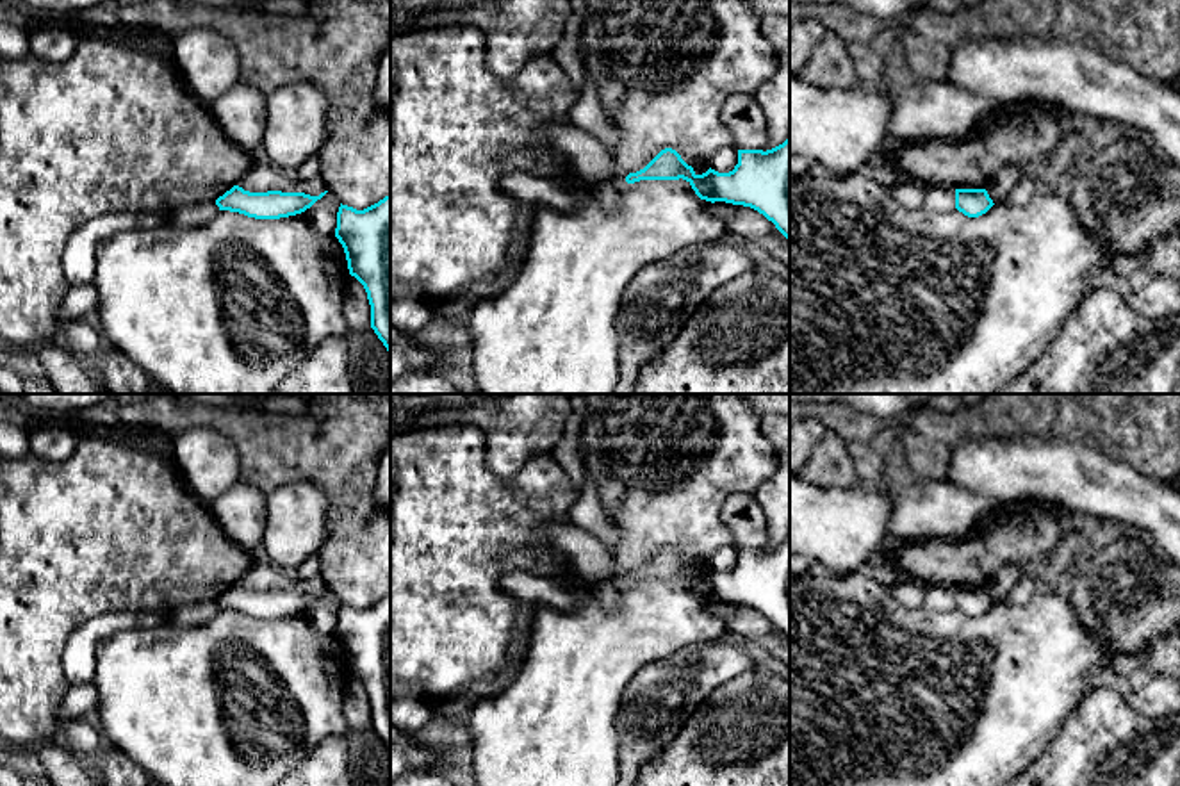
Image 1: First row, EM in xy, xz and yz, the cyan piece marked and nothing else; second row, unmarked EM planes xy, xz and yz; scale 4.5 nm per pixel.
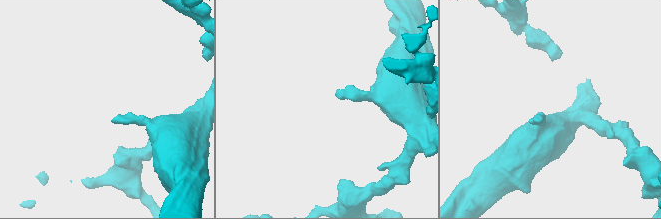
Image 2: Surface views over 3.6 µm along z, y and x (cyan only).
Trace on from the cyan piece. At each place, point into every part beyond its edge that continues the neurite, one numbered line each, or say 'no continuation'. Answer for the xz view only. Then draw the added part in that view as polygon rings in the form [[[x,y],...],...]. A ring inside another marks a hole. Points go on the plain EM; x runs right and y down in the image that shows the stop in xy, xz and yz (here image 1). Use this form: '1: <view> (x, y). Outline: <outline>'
no continuation

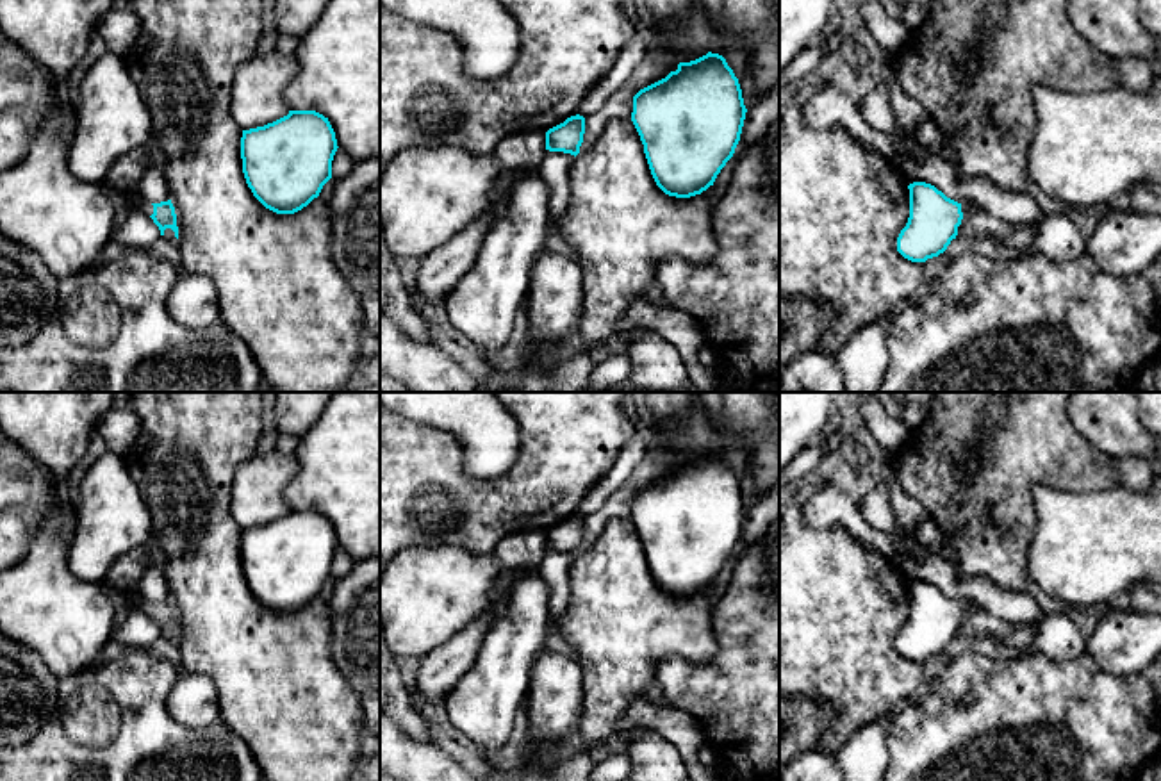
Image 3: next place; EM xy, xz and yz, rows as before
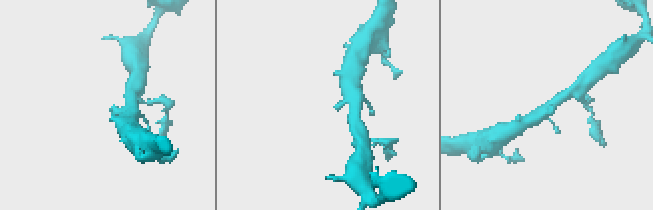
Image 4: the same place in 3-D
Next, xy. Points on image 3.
1: xy (143, 605). Outline: [[[139,596],[139,599],[136,603],[132,603],[128,608],[134,608],[134,610],[141,610],[144,612],[146,615],[152,615],[153,613],[153,604],[152,601],[146,601]]]

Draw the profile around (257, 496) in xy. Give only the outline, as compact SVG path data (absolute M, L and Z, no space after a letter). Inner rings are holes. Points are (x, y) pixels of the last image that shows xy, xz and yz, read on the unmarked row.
M276 449L253 455L234 474L230 512L241 530L264 526L289 514L284 489L298 471L294 455Z

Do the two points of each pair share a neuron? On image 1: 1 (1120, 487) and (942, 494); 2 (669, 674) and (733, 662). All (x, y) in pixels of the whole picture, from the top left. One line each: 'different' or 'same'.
1: different
2: same

